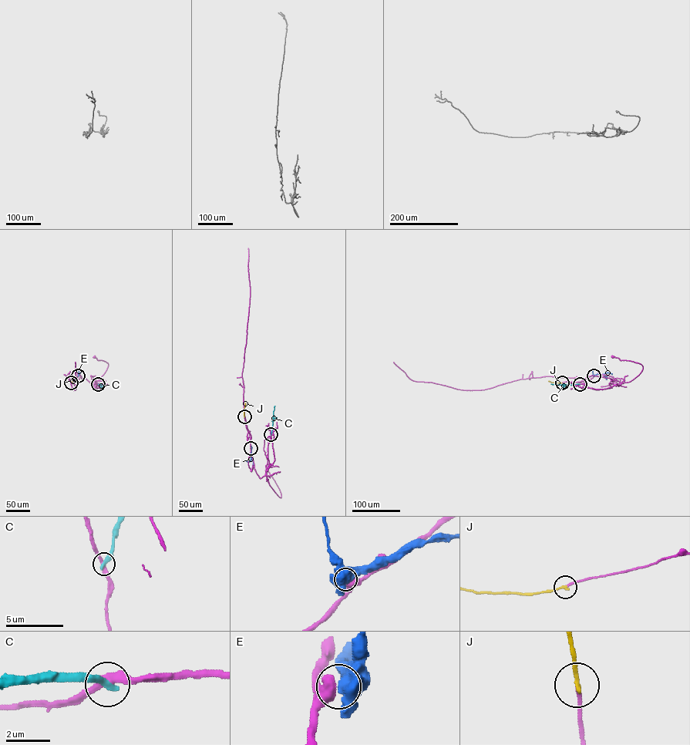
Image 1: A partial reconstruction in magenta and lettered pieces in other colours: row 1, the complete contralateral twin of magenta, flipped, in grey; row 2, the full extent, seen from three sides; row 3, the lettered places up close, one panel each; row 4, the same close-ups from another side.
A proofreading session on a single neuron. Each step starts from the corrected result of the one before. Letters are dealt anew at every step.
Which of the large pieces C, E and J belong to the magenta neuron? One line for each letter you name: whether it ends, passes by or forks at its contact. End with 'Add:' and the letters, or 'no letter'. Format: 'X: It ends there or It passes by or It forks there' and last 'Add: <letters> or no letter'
J: It ends there
Add: J

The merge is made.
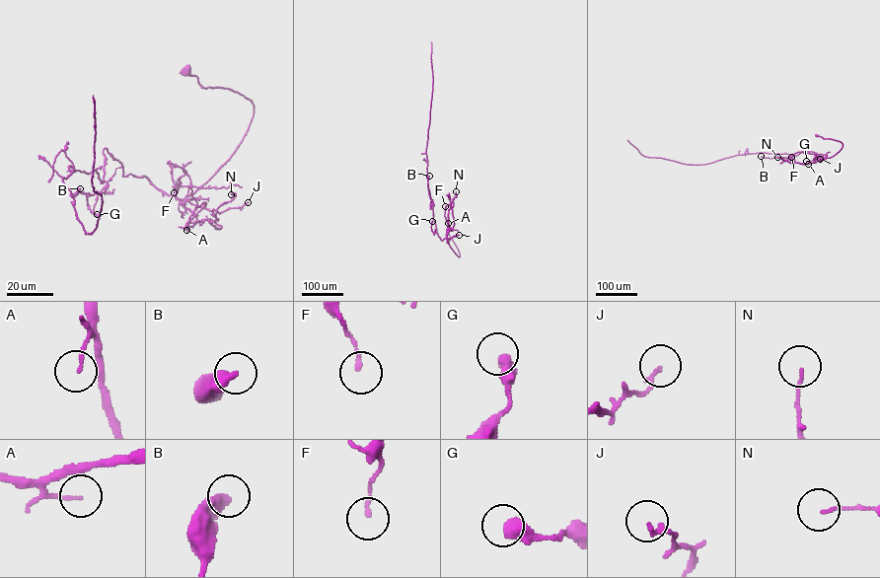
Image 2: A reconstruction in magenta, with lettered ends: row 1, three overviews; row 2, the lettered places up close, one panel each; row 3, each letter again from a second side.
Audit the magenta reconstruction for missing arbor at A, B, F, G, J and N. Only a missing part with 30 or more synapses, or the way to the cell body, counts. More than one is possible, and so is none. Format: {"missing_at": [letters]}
{"missing_at": []}

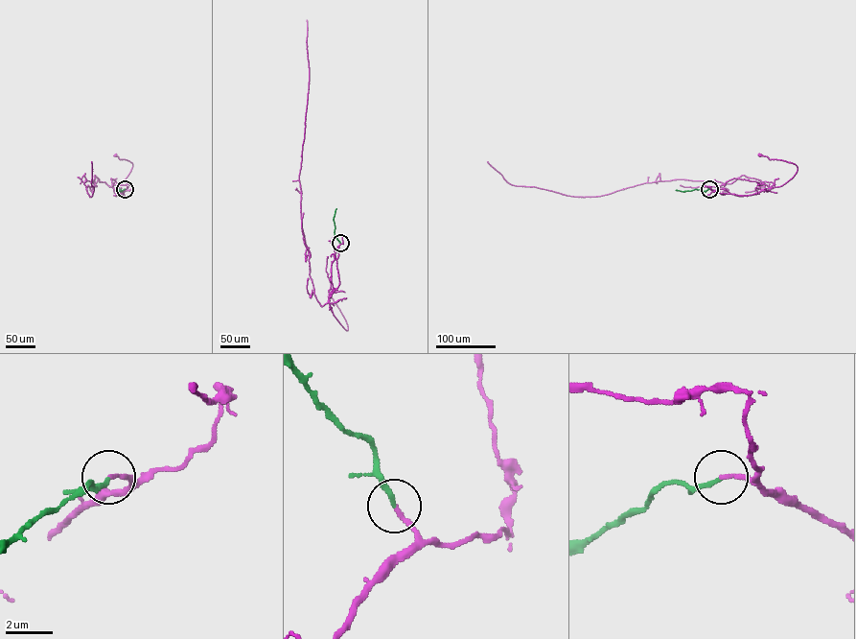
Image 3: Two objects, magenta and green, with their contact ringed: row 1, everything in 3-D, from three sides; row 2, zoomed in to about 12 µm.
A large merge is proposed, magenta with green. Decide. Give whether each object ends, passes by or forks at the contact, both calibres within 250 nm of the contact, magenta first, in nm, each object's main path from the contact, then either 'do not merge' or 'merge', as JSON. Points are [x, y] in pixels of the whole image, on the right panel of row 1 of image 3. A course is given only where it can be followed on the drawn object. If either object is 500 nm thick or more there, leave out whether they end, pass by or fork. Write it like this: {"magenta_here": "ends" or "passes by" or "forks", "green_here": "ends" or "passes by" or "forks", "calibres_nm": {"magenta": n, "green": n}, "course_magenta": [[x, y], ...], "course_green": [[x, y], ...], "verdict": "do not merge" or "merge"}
{"magenta_here": "ends", "green_here": "ends", "calibres_nm": {"magenta": 170, "green": 180}, "course_magenta": [[709, 189], [721, 193], [751, 195], [783, 185], [798, 170], [792, 163], [759, 154]], "course_green": [[709, 189], [676, 190]], "verdict": "merge"}

